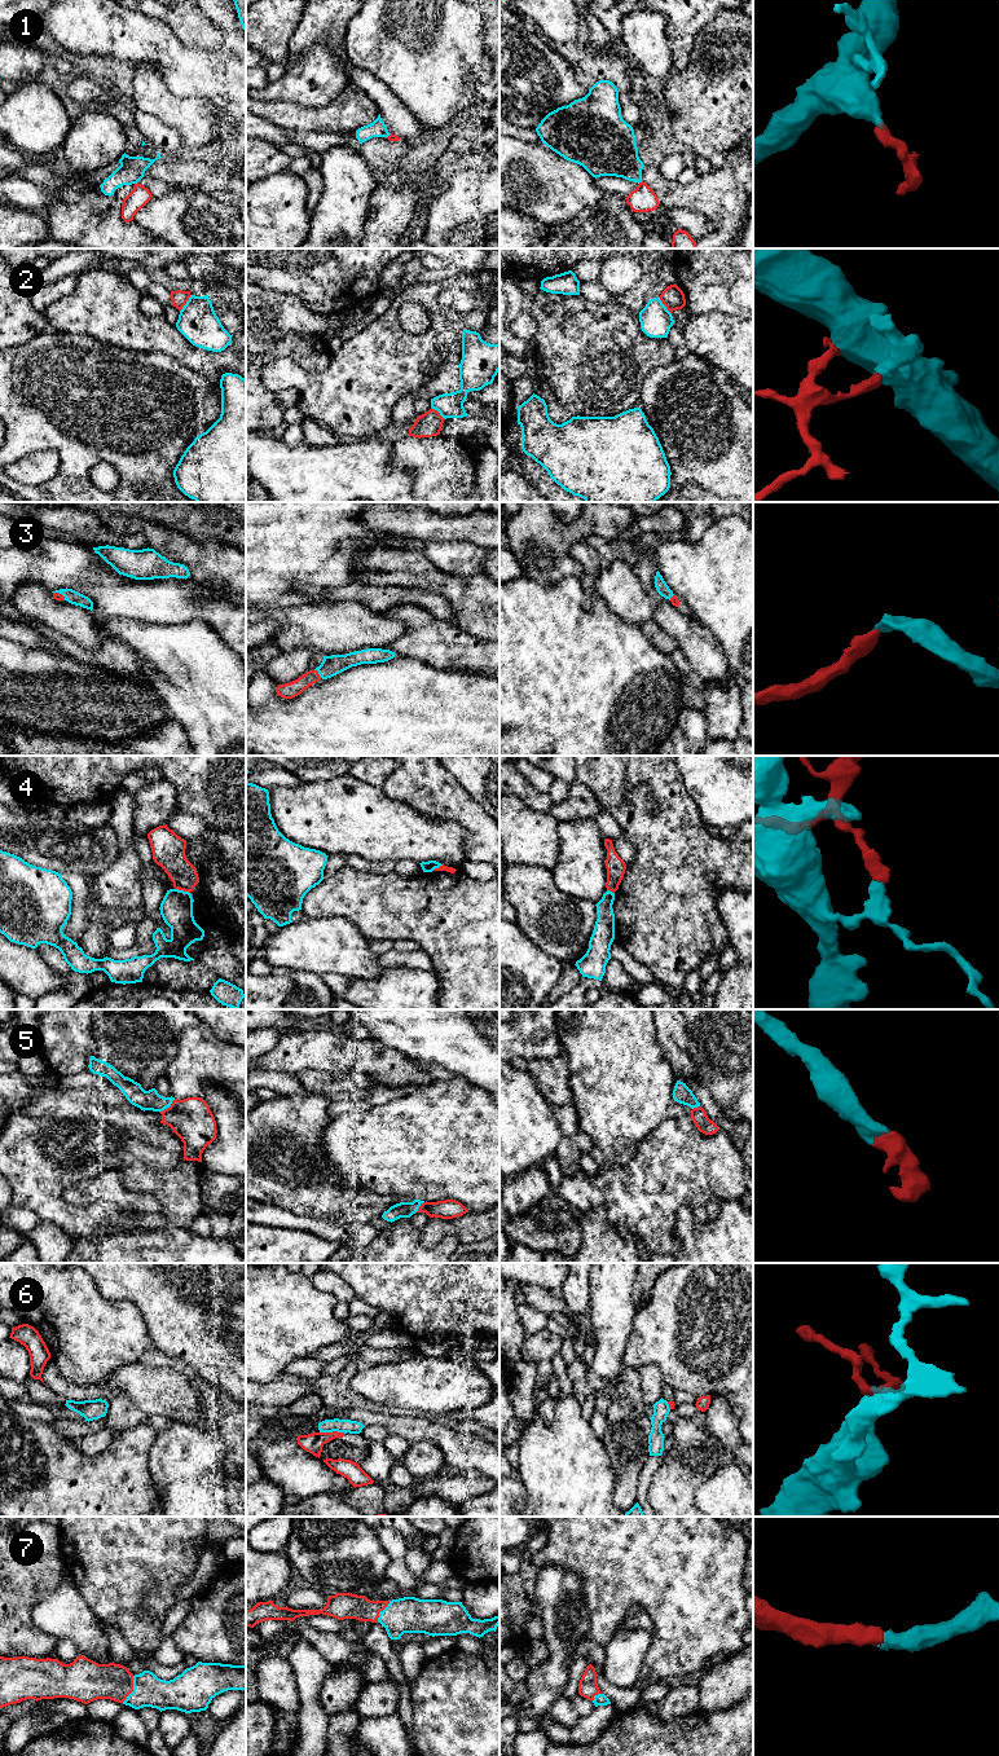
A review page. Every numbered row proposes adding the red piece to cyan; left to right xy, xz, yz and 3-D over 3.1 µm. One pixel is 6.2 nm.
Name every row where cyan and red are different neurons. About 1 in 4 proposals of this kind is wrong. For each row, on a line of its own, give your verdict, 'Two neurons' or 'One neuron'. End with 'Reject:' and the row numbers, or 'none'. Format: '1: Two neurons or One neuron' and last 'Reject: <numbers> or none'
1: Two neurons
2: Two neurons
3: One neuron
4: Two neurons
5: One neuron
6: Two neurons
7: One neuron
Reject: 1, 2, 4, 6

